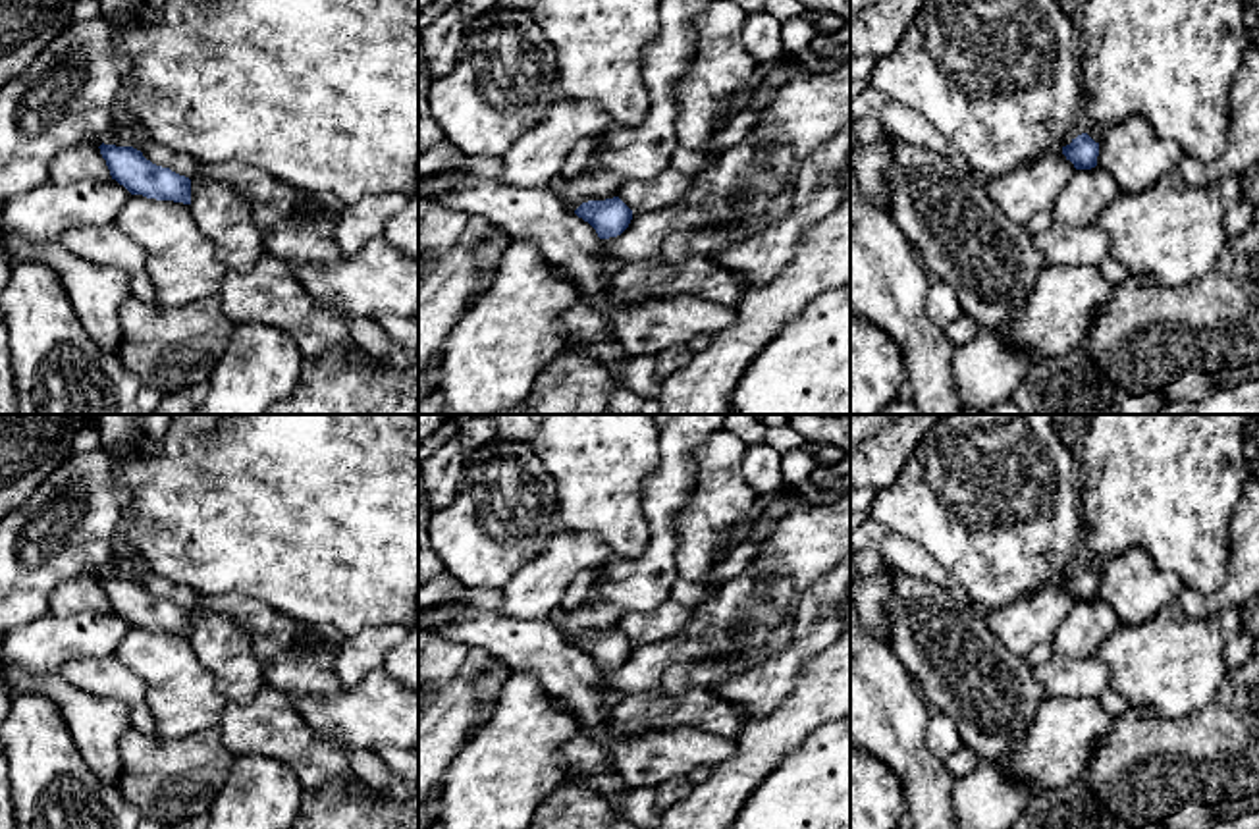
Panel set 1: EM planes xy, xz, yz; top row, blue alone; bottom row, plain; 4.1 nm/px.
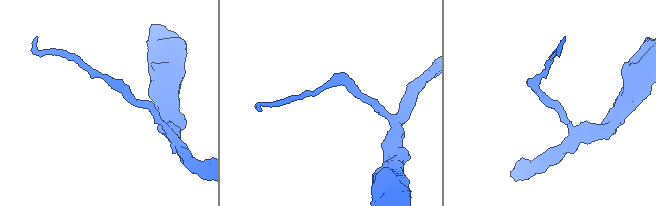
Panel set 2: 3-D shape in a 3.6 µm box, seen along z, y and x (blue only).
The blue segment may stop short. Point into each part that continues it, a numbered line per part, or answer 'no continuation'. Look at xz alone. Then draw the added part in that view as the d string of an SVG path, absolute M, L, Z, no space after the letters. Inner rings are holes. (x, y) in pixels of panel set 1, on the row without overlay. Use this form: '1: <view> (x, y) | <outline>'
no continuation

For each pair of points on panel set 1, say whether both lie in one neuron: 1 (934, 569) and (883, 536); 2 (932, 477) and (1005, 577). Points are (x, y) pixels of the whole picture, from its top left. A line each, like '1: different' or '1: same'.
1: same
2: same

